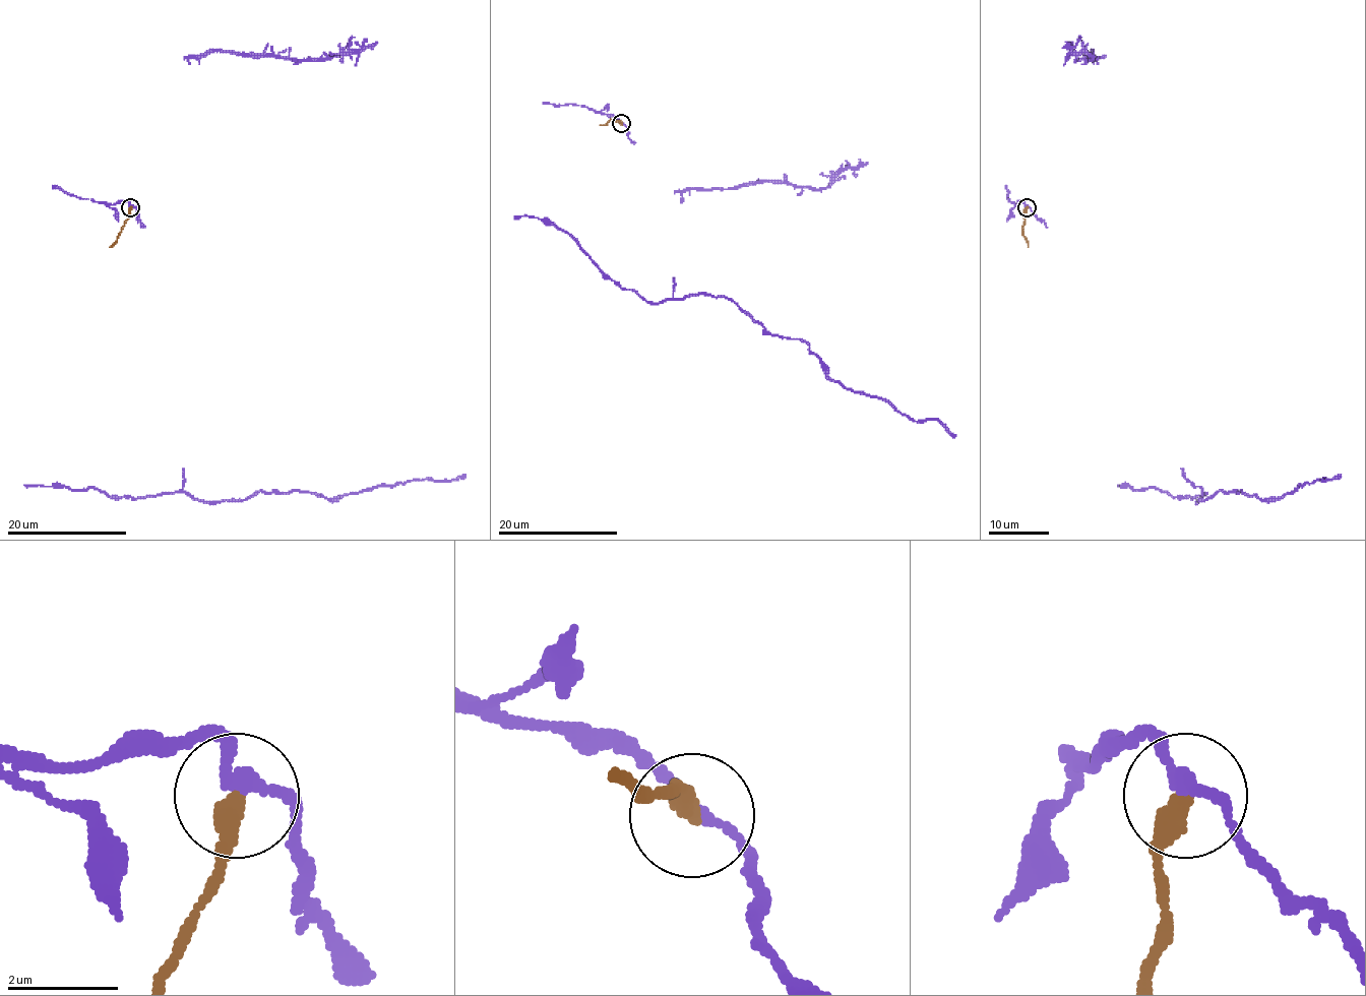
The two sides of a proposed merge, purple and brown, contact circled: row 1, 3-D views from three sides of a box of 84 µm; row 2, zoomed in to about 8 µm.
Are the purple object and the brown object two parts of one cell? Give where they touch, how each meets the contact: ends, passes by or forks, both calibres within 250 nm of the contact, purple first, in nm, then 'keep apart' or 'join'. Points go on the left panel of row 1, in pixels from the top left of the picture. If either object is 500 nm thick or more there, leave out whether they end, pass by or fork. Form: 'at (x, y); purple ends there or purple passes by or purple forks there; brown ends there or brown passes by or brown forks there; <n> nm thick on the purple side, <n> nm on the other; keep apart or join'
at (130, 207); purple passes by; brown ends there; 220 nm thick on the purple side, 400 nm on the other; keep apart

